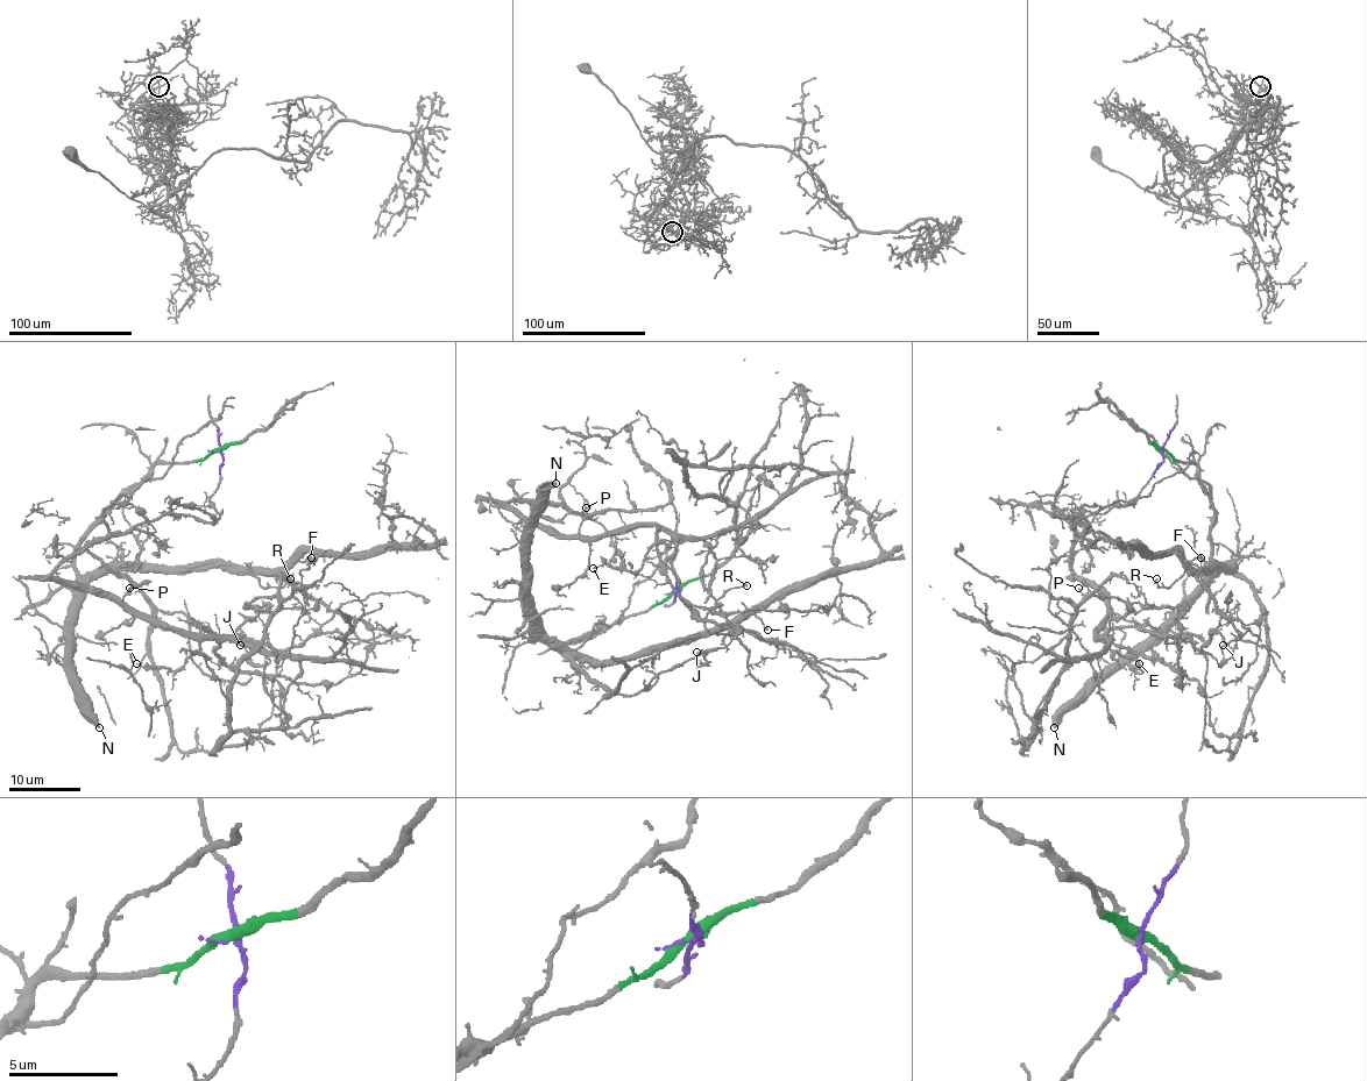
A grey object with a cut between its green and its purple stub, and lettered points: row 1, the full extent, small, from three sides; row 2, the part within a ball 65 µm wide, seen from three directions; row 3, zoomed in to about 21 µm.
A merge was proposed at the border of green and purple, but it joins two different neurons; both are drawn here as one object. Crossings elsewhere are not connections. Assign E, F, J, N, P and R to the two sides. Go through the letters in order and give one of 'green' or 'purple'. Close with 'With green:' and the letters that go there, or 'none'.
E: purple
F: green
J: purple
N: green
P: purple
R: green
With green: F, N, R

